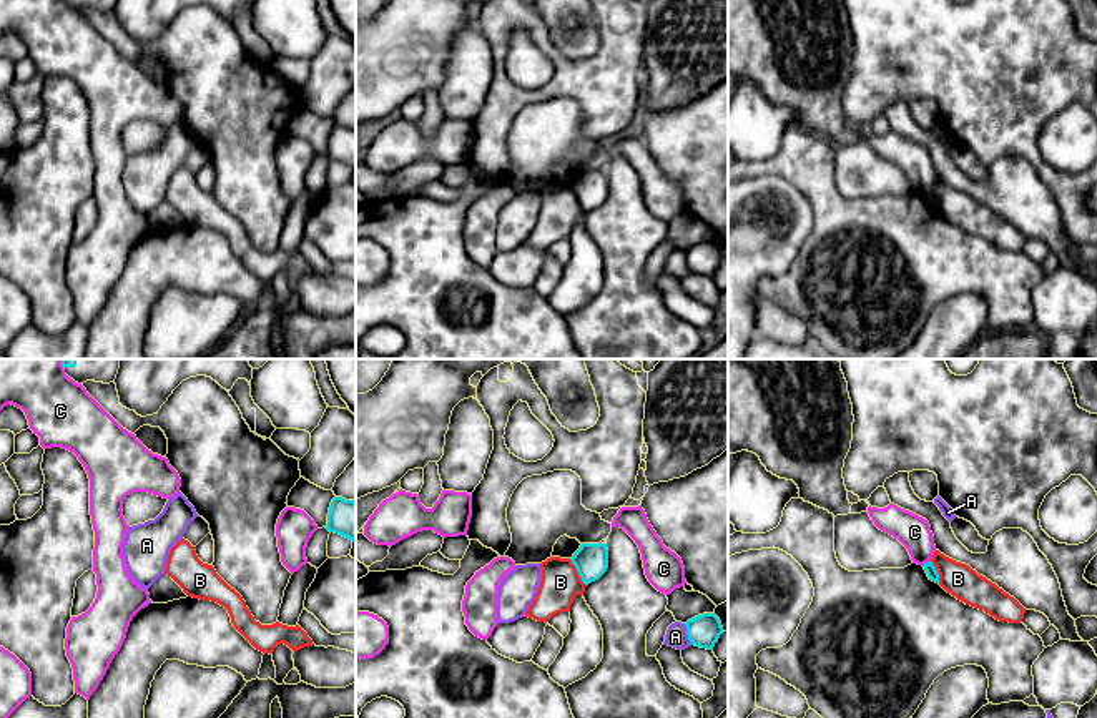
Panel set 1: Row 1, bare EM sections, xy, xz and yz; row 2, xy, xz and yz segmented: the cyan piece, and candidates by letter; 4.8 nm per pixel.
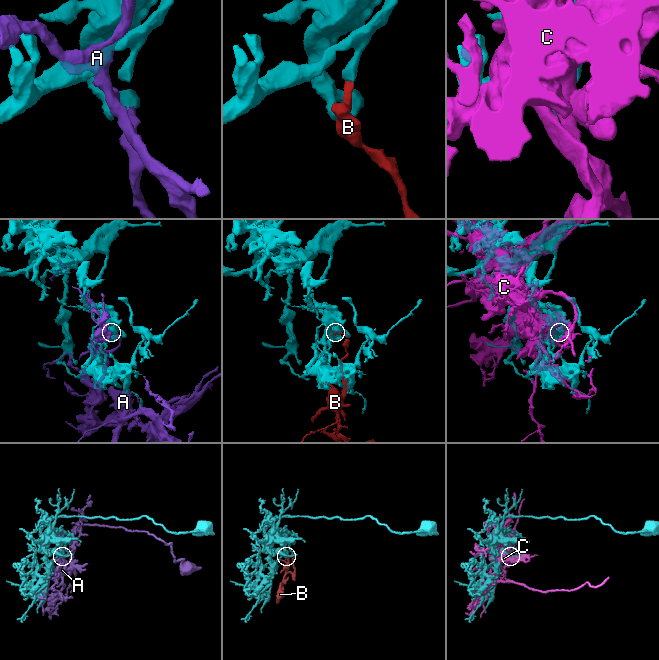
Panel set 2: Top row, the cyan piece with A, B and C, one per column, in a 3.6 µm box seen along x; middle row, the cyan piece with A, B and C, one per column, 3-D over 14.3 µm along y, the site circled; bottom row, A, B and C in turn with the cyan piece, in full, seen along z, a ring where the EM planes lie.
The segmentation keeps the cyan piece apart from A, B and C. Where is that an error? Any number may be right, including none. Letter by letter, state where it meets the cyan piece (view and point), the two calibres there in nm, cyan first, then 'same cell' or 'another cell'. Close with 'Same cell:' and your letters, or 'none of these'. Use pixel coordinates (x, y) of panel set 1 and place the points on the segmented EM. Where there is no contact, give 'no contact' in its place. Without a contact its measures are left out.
A: contact xz (687, 634); calibres 160 and 100 nm; another cell
B: contact xz (577, 570); calibres 160 and 190 nm; same cell
C: contact yz (928, 562); calibres 50 and 160 nm; another cell
Same cell: B

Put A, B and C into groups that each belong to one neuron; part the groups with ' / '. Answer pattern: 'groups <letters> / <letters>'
groups A / B / C

